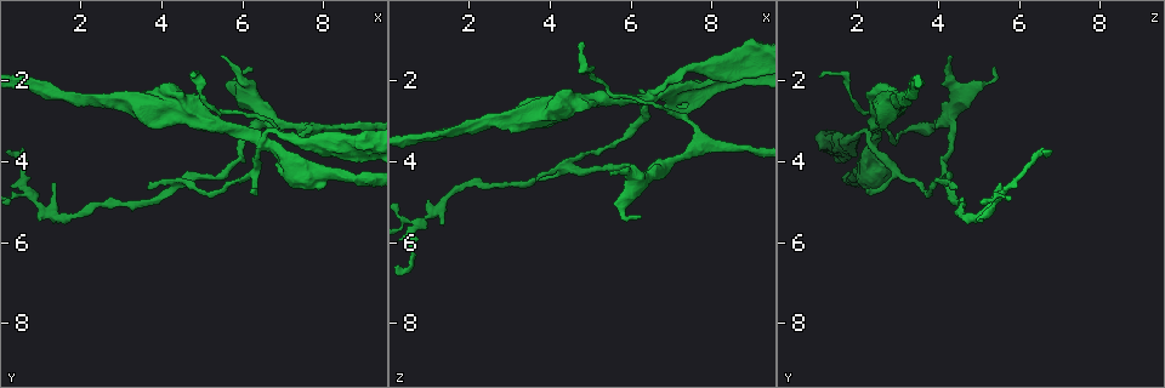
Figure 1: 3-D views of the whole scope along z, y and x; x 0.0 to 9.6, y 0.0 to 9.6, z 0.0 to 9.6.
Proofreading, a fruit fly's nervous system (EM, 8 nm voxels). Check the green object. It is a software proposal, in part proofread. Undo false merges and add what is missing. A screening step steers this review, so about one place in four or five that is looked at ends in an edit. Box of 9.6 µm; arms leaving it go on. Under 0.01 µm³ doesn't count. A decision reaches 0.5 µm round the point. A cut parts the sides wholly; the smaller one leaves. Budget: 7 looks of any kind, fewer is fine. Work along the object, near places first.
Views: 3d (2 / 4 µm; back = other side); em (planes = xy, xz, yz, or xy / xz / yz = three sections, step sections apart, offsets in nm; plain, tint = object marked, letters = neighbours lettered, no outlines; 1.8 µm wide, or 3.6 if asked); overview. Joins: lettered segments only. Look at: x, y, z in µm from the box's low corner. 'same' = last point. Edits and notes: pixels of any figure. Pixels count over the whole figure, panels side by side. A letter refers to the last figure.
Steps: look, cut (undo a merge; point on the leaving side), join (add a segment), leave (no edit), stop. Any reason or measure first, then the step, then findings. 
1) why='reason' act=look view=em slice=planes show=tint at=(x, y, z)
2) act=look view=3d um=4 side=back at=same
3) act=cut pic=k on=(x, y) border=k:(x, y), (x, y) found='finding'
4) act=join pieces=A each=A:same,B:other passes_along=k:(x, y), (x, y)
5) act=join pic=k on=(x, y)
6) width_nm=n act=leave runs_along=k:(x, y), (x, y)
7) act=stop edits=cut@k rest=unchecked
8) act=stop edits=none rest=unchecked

why='closes a loop' act=look view=em slice=planes show=letters at=(5.95, 3.60, 4.35)

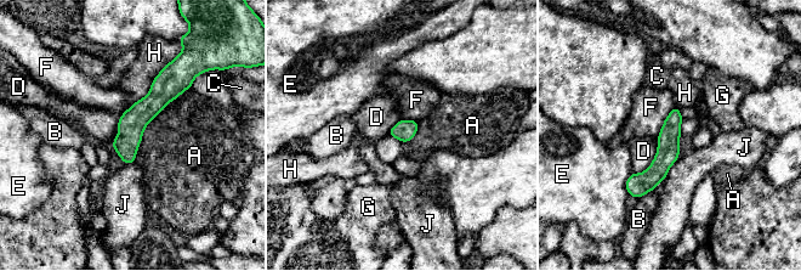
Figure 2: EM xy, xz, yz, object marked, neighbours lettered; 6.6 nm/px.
width_nm=140 act=leave each=A:other,B:other,C:other,D:other,E:other,F:other,G:other,H:other,J:other border=2:(163, 108), (147, 124), (134, 161) found='continuous, no second neuron'

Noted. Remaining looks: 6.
why='sharp bend' act=look view=em slice=yz step=4 show=tint at=(4.50, 4.55, 4.15)

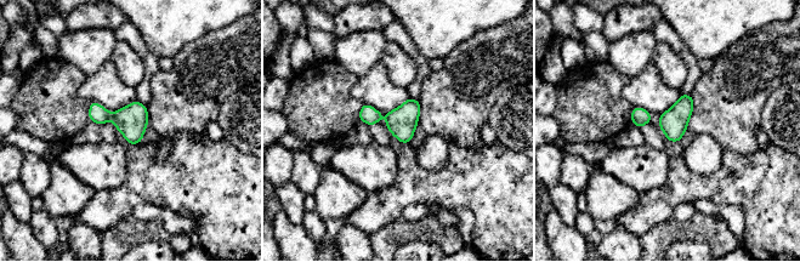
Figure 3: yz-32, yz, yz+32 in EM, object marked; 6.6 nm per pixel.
why='cut it another way' act=look view=em slice=planes show=tint at=same

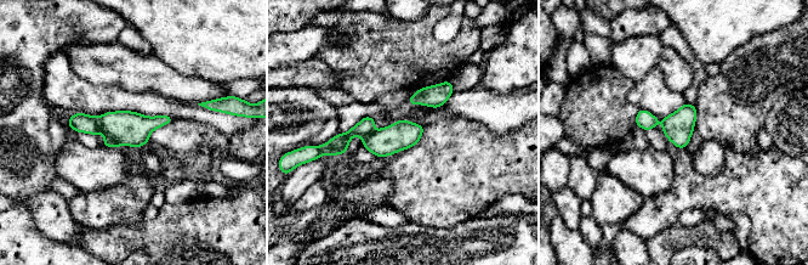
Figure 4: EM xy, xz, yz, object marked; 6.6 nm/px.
why='see the neighbours' act=look view=em slice=planes show=letters at=same

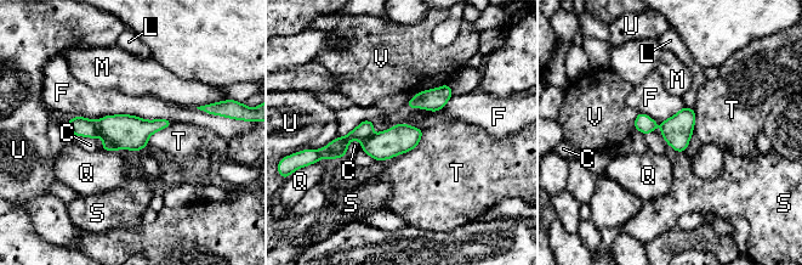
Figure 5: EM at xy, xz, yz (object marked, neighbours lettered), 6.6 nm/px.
longest_contact=F:650nm act=cut pic=5 on=(124, 131) each=C:other,F:other,L:other,M:other,Q:other,S:other,T:other,U:other,V:other border=5:(96, 122), (100, 135) found='a second neuron is stuck on'

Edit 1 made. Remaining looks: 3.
act=stop edits=cut@5 rest=unchecked

